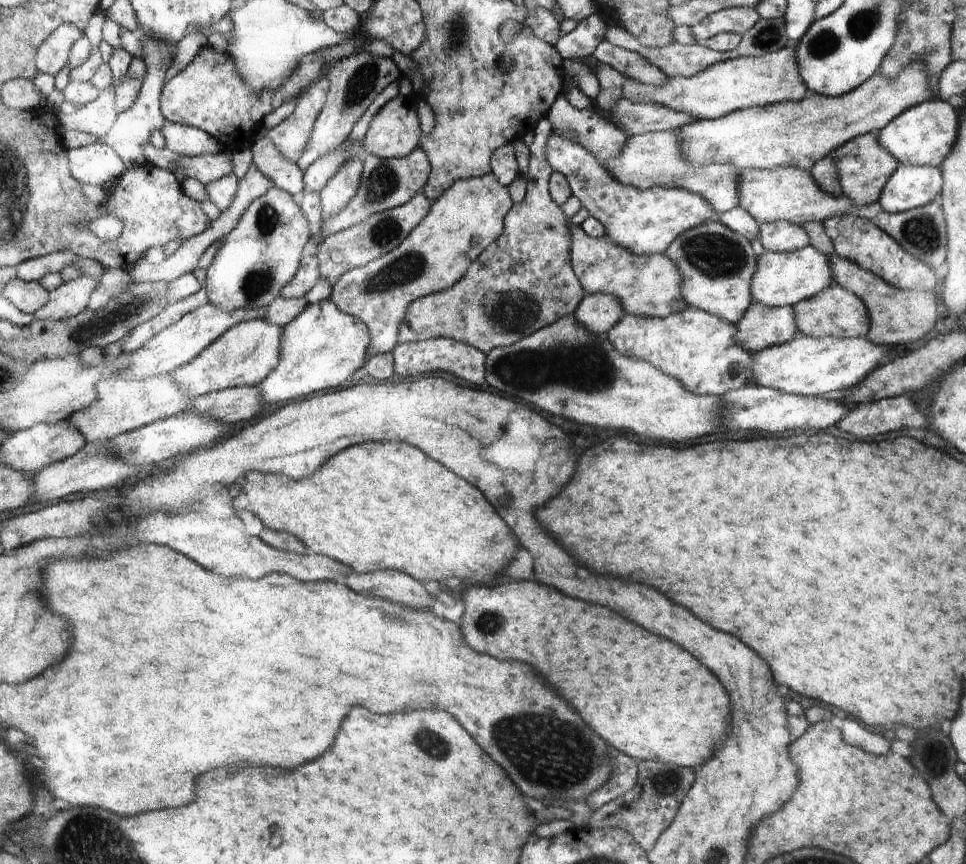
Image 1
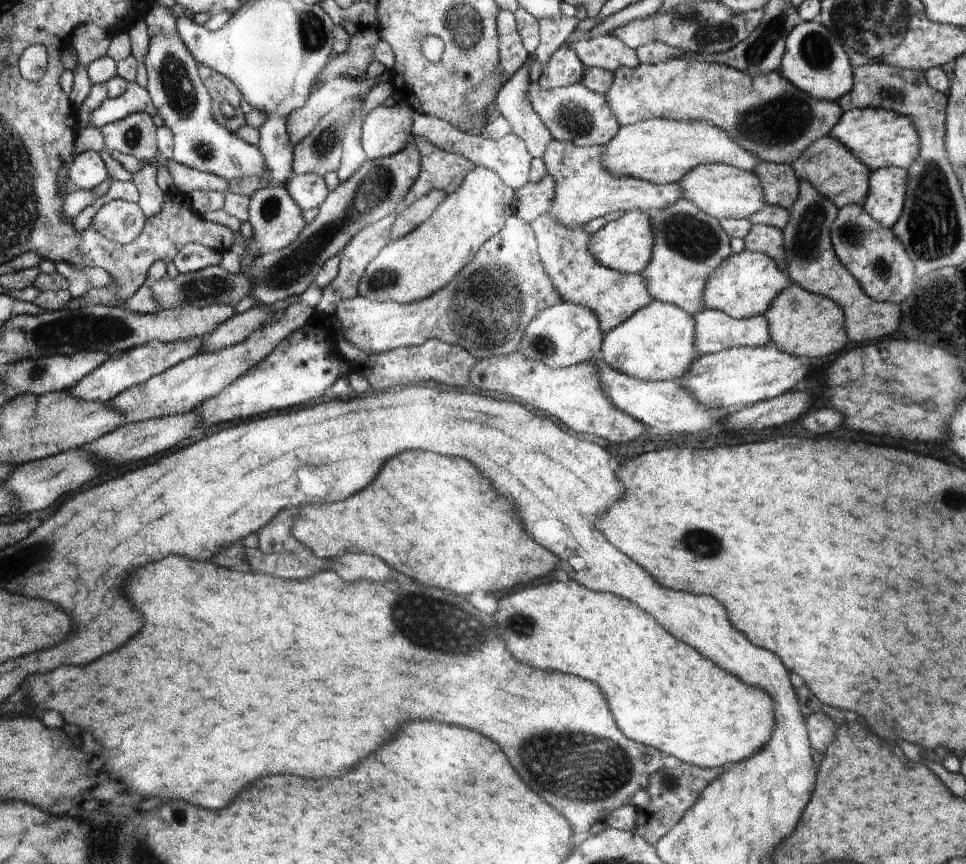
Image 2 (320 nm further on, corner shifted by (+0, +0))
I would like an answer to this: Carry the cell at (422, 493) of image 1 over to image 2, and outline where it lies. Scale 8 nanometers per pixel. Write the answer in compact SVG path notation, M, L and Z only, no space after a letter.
M410 450L408 454L400 454L400 458L388 462L384 474L380 474L364 494L356 494L344 502L318 506L308 504L300 508L292 532L316 557L337 559L346 553L368 552L424 586L452 590L454 594L468 596L478 590L504 592L504 588L544 578L558 566L558 558L524 532L512 502L500 496L492 488L490 480L486 480L480 470L464 458Z

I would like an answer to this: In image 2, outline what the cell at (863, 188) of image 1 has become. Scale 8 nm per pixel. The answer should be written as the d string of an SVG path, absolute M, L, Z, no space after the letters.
M828 135L814 141L791 165L799 180L807 180L821 195L831 199L840 209L846 205L863 206L870 188L871 170L840 141Z

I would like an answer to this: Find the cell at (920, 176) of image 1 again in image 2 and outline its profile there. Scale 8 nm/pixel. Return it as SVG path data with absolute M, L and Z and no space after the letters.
M888 167L871 171L863 209L885 227L892 228L903 214L907 184L907 170Z

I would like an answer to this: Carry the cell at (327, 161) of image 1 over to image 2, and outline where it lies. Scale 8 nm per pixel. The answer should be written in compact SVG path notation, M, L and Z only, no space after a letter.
M292 173L284 184L300 210L317 209L327 200L329 190L324 177L316 173Z

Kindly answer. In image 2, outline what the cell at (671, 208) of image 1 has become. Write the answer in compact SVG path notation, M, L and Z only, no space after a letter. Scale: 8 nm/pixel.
M638 209L626 211L618 220L608 222L593 233L590 239L590 251L600 265L626 274L642 274L651 261L655 246L654 228L651 226L651 213L643 213Z

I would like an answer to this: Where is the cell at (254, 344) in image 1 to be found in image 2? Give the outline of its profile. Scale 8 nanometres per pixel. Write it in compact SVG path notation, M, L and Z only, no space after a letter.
M290 301L285 304L285 310L280 320L268 324L264 328L258 328L244 342L215 353L200 352L194 357L180 361L178 365L166 369L150 380L126 389L114 398L112 404L125 416L128 423L194 411L207 398L219 395L232 382L242 378L252 366L258 365L264 358L270 356L288 335L297 329L304 328L315 313L316 309L306 301Z

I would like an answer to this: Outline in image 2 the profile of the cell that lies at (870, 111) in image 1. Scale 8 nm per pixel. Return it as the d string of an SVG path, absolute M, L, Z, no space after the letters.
M651 118L632 125L622 125L618 136L603 146L603 166L616 177L634 177L665 185L679 183L695 166L724 163L752 171L760 160L745 151L722 129L702 121L673 121Z

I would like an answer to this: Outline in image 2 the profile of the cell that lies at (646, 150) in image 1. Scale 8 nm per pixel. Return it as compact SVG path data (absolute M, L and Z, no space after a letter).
M552 139L543 156L547 174L553 178L554 192L545 215L560 226L572 230L583 229L590 220L616 212L641 210L653 213L665 209L683 198L679 183L659 185L634 177L616 177L603 166L603 147L579 147L574 143L561 143Z

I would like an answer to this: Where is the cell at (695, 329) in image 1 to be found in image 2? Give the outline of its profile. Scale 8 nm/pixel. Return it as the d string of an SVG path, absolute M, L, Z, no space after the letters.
M652 300L622 325L603 333L601 358L617 371L645 381L681 380L700 356L695 347L695 319L676 305Z

